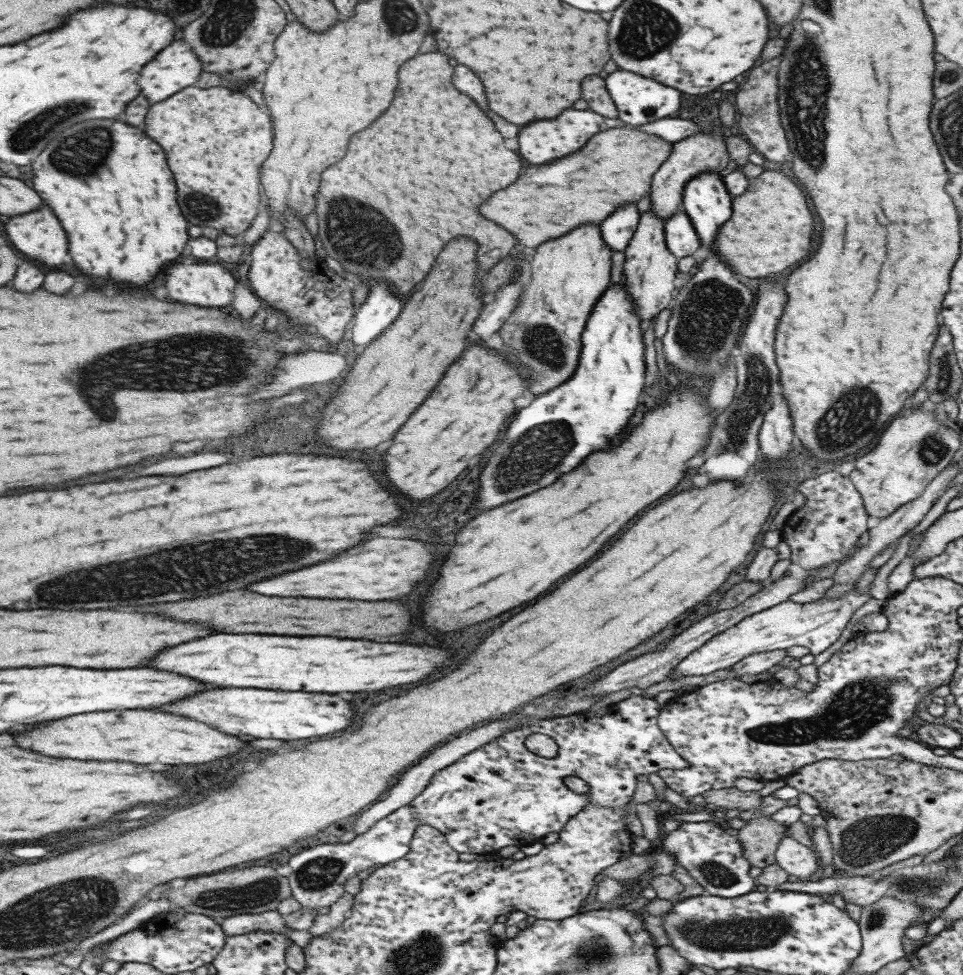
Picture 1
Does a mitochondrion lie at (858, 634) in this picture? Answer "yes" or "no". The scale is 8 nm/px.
no

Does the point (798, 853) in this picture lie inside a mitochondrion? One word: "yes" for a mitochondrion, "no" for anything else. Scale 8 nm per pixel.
no

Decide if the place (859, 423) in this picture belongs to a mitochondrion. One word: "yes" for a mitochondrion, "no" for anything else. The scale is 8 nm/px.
yes

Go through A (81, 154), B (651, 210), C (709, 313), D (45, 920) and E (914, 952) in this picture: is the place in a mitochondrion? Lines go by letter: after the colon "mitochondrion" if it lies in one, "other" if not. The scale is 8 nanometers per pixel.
A: mitochondrion
B: other
C: mitochondrion
D: mitochondrion
E: other

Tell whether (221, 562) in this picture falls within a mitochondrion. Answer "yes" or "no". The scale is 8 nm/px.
yes

